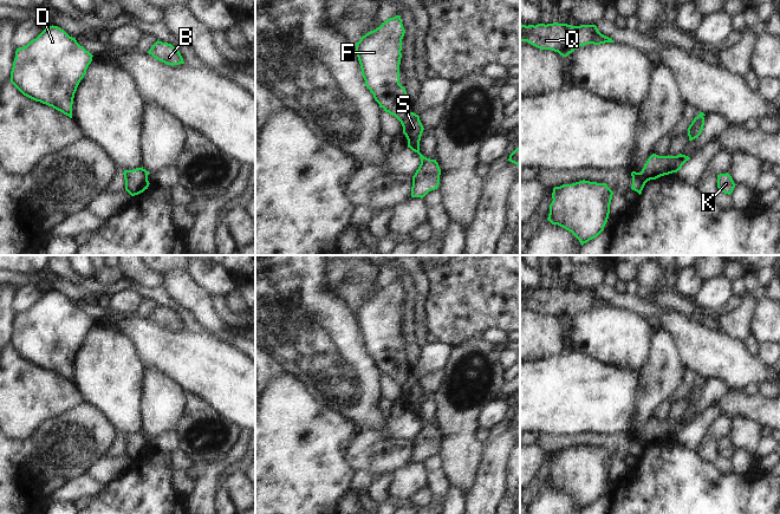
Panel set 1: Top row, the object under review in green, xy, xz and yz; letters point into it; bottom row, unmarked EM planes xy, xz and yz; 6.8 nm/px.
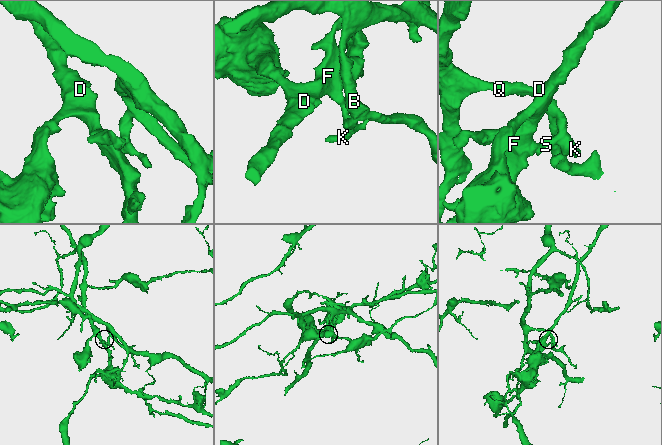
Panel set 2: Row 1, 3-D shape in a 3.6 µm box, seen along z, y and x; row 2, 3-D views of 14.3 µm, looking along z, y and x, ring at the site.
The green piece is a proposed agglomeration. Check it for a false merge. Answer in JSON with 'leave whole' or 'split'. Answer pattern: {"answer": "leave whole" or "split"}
{"answer": "split"}

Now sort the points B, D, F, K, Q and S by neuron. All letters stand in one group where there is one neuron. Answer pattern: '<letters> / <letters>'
B K Q S / D F

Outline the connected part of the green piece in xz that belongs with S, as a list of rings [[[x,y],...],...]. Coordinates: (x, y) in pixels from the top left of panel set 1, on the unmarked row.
[[[409,377],[401,389],[408,404],[408,412],[417,417],[421,423],[421,429],[412,441],[411,462],[423,463],[429,456],[438,453],[441,434],[436,424],[427,423],[420,417],[420,405],[424,395],[420,380]]]

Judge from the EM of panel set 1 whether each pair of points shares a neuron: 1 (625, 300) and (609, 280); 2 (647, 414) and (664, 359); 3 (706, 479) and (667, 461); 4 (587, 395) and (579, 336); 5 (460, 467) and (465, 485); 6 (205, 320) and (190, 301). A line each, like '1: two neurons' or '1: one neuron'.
1: two neurons
2: one neuron
3: one neuron
4: two neurons
5: one neuron
6: one neuron

